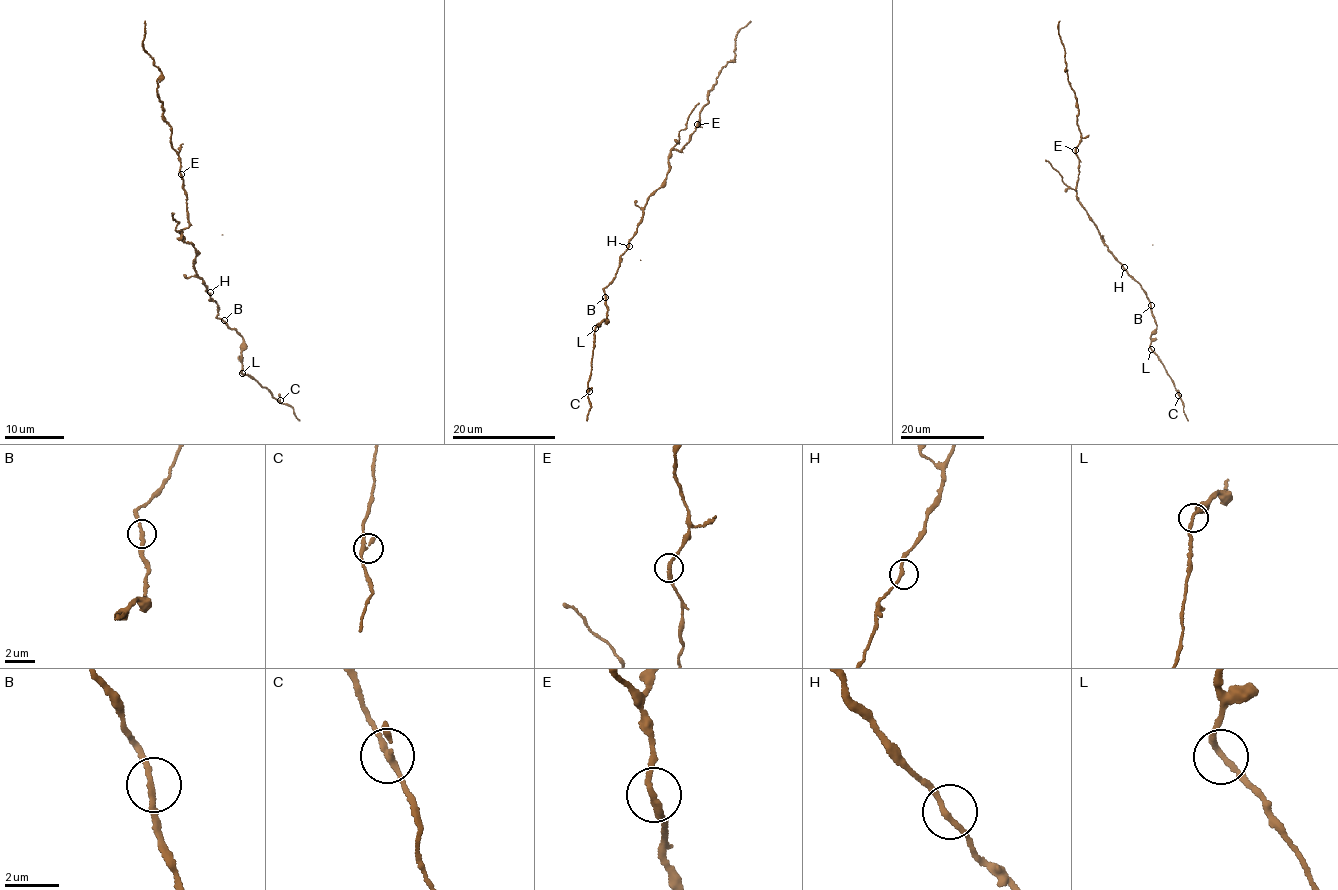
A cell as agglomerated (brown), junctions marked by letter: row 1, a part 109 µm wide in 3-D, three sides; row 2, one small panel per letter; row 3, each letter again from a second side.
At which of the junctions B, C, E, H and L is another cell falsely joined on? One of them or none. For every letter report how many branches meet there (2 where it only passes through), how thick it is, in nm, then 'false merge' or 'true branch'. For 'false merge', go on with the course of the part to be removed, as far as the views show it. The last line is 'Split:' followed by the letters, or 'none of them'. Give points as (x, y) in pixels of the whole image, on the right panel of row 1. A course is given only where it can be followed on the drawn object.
B: 2 branches meet; 200 nm thick; true branch
C: 2 branches meet; 220 nm thick; true branch
E: 2 branches meet; 240 nm thick; true branch
H: 2 branches meet; 190 nm thick; true branch
L: 2 branches meet; 200 nm thick; true branch
Split: none of them

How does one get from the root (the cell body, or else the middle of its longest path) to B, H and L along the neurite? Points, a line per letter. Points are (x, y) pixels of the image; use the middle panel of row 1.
B: (656, 190), (645, 203), (642, 219), (621, 256), (613, 280), (605, 287), (605, 297)
H: (656, 190), (645, 203), (629, 246)
L: (656, 190), (645, 203), (642, 219), (621, 256), (613, 280), (604, 288), (607, 319), (595, 328)

